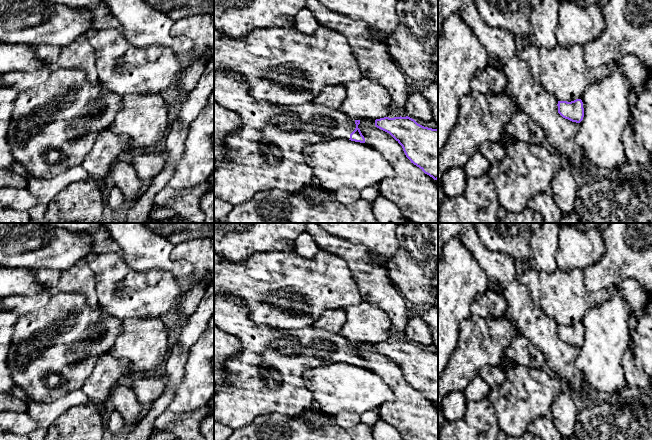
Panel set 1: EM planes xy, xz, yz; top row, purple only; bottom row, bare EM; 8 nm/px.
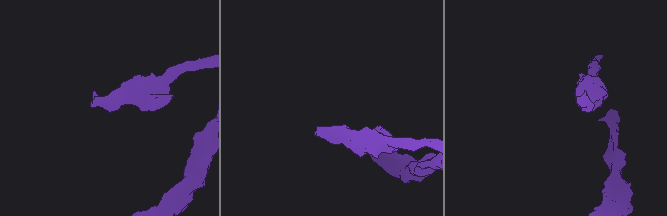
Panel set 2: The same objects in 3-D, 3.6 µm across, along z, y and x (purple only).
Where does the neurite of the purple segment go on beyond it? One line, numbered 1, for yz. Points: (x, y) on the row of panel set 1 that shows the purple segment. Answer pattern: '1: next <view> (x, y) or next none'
1: next none

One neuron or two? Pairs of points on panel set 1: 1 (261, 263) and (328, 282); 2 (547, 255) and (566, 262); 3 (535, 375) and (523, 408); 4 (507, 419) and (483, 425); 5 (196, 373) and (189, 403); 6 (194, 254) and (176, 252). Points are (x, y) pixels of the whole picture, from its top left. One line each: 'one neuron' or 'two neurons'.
1: one neuron
2: two neurons
3: one neuron
4: two neurons
5: one neuron
6: one neuron

